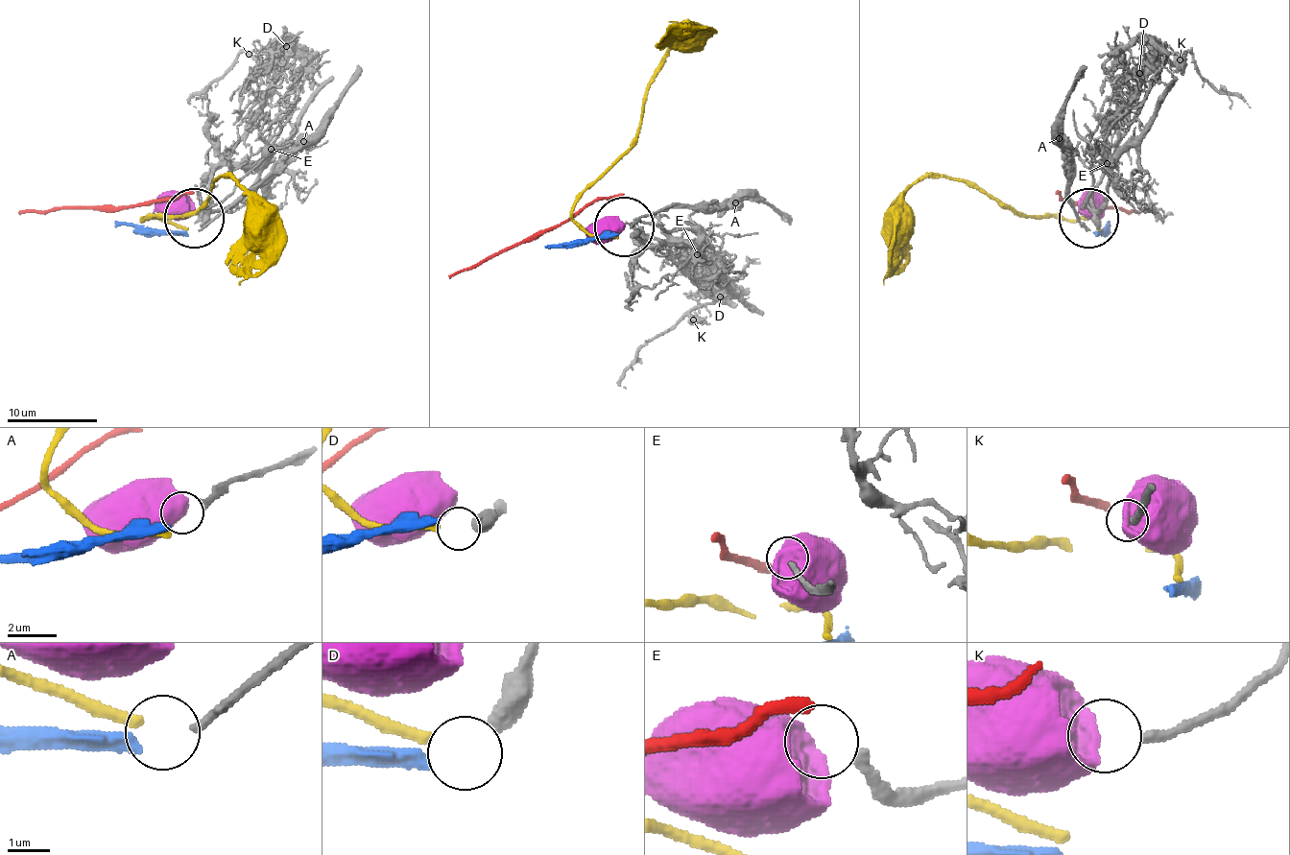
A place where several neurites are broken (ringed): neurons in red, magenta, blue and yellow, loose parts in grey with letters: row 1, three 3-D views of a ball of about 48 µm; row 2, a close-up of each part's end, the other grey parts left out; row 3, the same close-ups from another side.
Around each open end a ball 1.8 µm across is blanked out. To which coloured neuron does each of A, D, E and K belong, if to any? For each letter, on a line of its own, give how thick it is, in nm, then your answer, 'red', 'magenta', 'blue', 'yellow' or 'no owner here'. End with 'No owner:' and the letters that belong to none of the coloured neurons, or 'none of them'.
A: calibre 200 nm; blue
D: calibre 480 nm; yellow
E: calibre 240 nm; no owner here
K: calibre 200 nm; magenta
No owner: E

